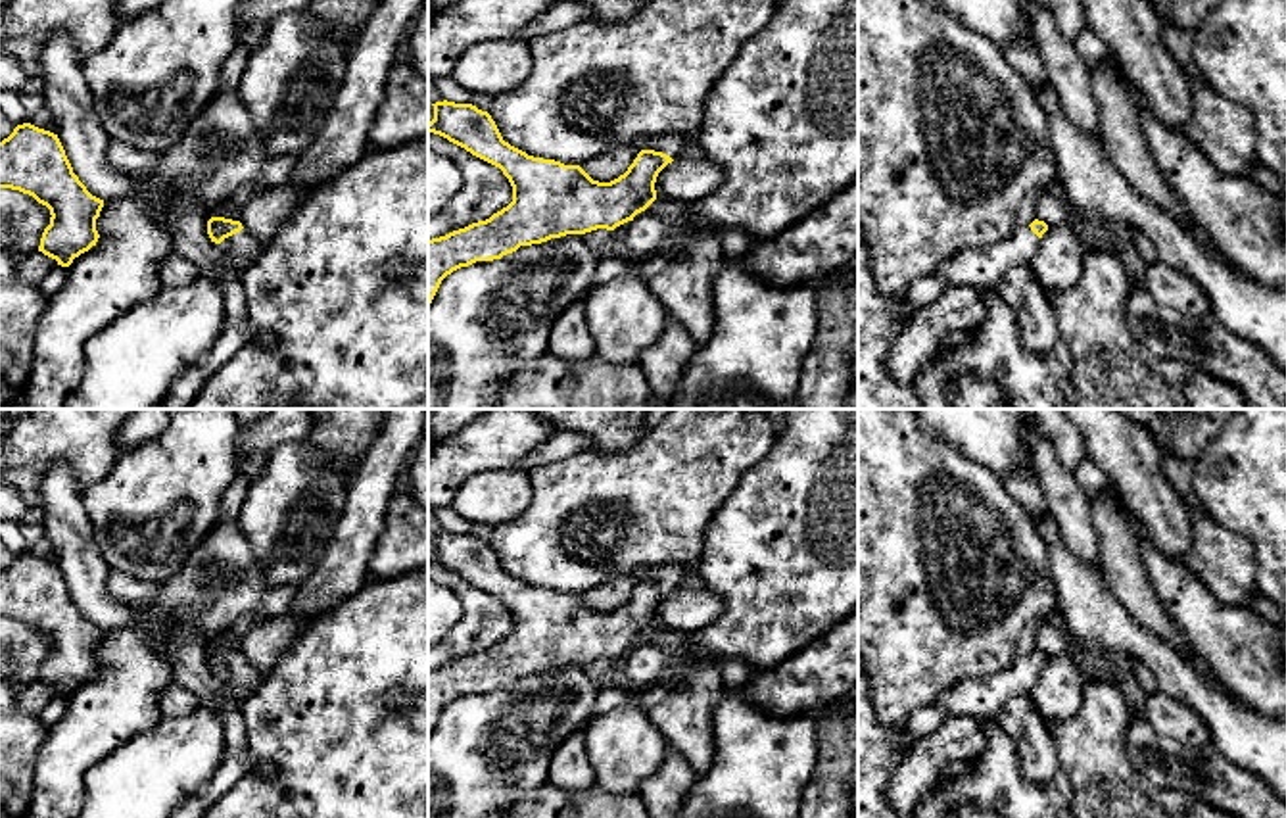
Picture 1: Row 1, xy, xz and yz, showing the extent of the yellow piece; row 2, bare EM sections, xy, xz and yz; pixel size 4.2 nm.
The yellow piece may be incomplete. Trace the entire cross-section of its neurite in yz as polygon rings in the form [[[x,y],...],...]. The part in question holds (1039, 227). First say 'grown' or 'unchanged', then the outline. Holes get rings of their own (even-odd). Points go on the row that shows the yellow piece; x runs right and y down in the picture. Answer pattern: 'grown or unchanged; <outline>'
grown; [[[1035,219],[1029,227],[1017,225],[1010,238],[987,248],[965,248],[941,263],[937,275],[948,288],[996,288],[1015,265],[1031,265],[1042,234],[1044,221]]]

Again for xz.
grown; [[[443,100],[432,106],[434,119],[428,123],[428,132],[440,134],[472,156],[499,167],[512,186],[512,202],[486,221],[428,240],[428,305],[441,280],[461,267],[476,261],[501,259],[520,246],[541,244],[566,234],[585,234],[597,229],[614,230],[633,221],[637,213],[645,211],[656,200],[655,182],[658,173],[674,159],[679,159],[689,142],[689,136],[679,132],[649,136],[649,148],[637,154],[624,175],[610,182],[599,182],[580,165],[534,157],[511,146],[503,140],[491,115],[472,104]]]

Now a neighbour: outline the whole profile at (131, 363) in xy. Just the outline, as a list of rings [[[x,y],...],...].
[[[198,275],[184,286],[163,286],[161,292],[132,305],[107,328],[94,334],[84,348],[84,371],[79,386],[65,399],[63,409],[157,409],[171,384],[190,367],[207,357],[225,325],[221,282]]]

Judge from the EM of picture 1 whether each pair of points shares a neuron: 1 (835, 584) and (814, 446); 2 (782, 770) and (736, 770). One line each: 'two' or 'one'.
1: one
2: one

